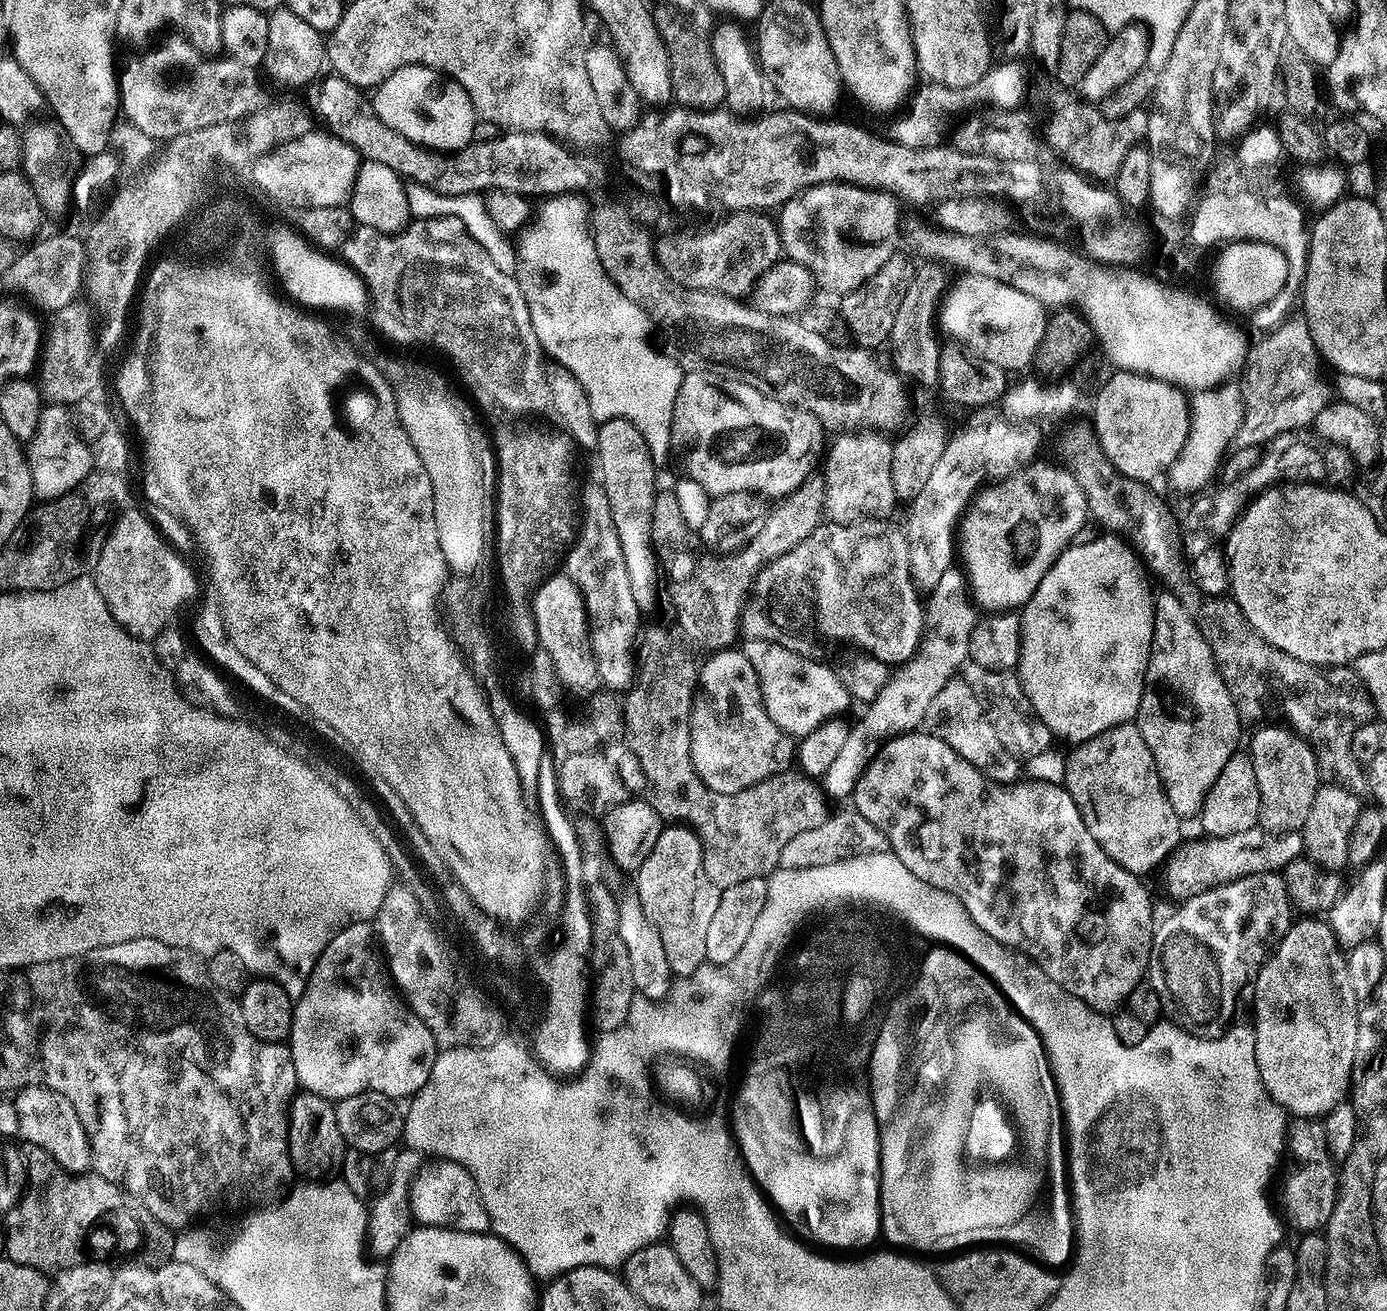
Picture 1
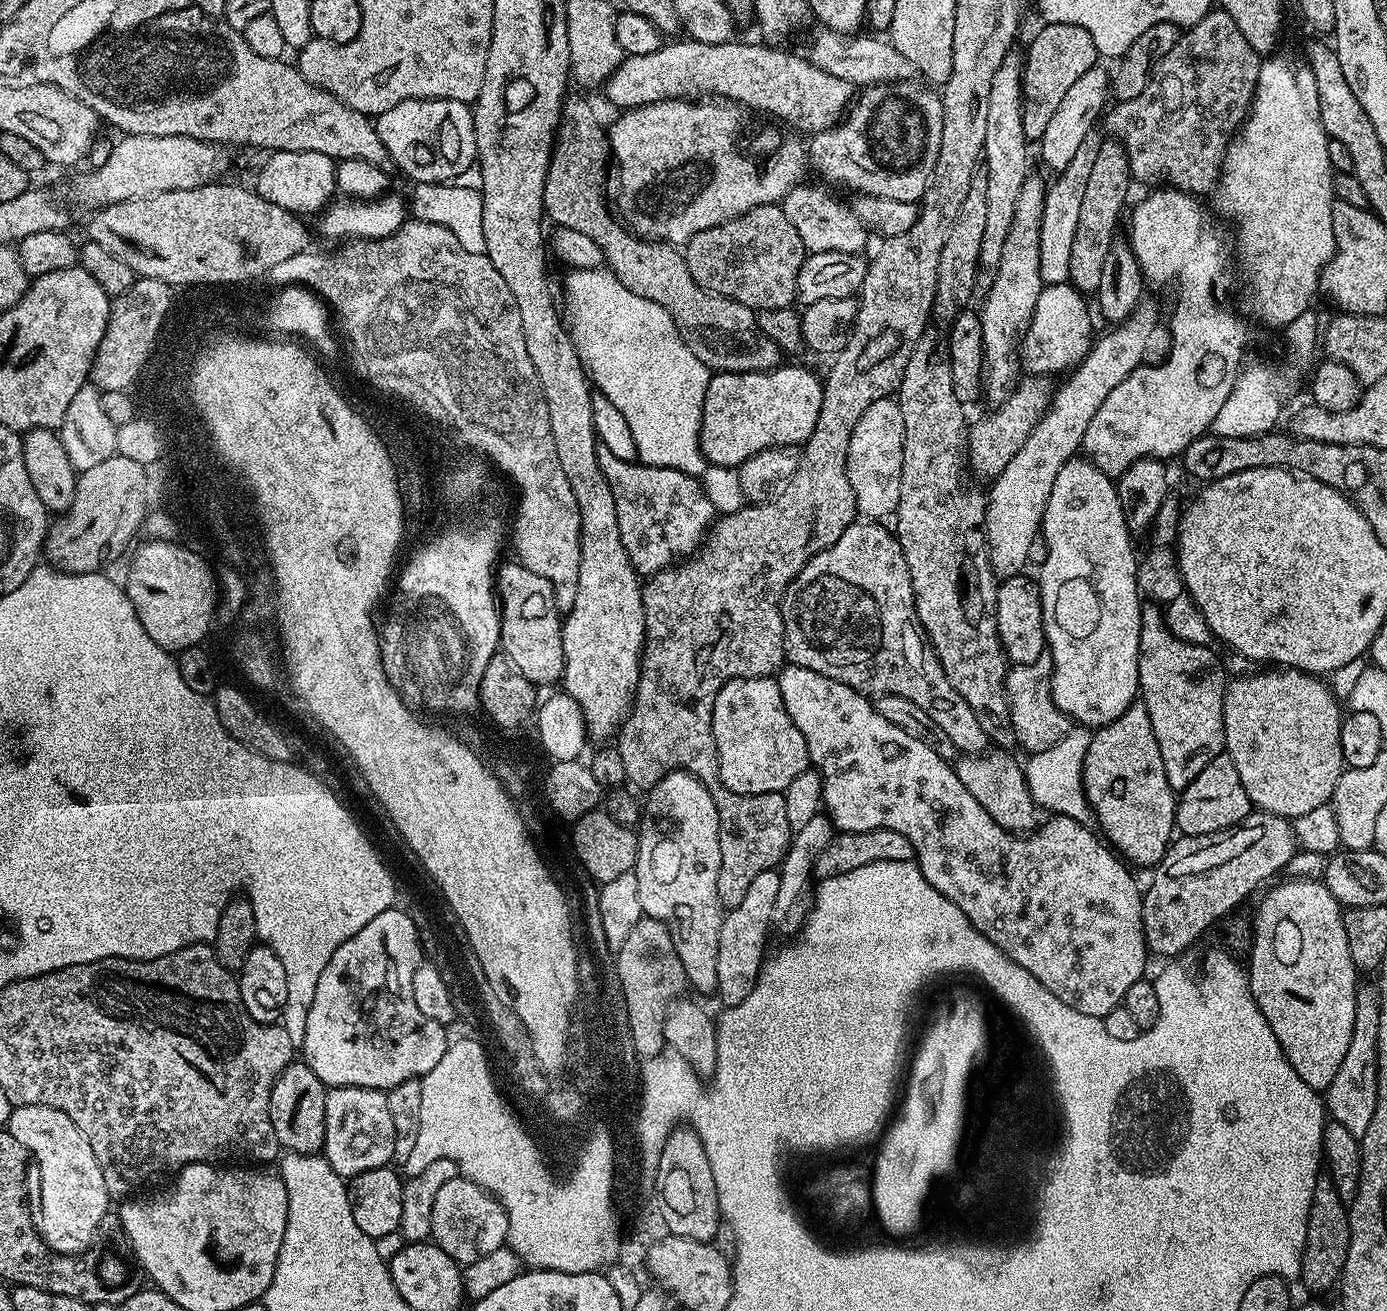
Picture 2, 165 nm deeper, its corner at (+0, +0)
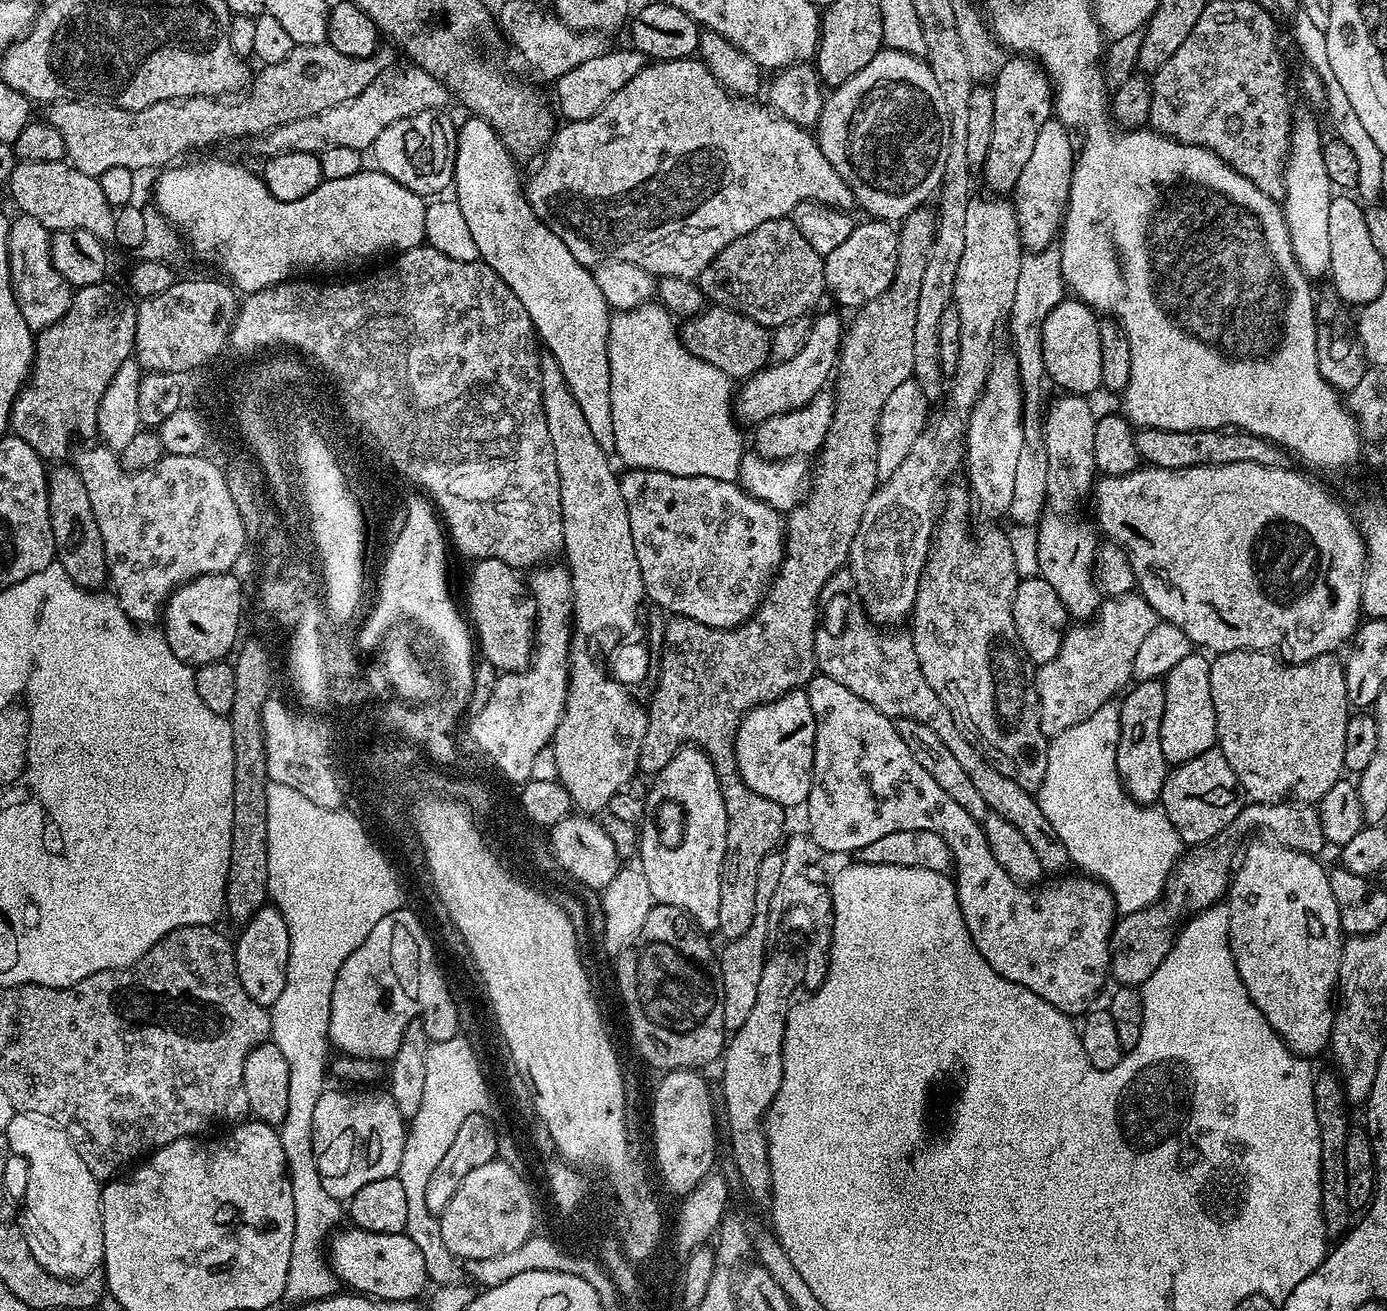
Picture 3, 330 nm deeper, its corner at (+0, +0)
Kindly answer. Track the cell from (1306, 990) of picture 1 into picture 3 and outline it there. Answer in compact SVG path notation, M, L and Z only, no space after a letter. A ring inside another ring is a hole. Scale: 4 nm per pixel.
M1275 842L1268 844L1252 844L1244 852L1244 857L1239 857L1238 867L1230 880L1230 887L1226 893L1226 907L1228 910L1228 941L1232 947L1232 957L1236 963L1238 974L1258 1010L1270 1022L1270 1026L1280 1035L1284 1045L1301 1058L1313 1058L1320 1051L1329 1047L1332 1038L1332 1018L1334 1015L1334 997L1338 992L1340 983L1340 963L1342 962L1342 950L1345 937L1340 931L1340 915L1338 914L1338 902L1334 902L1334 894L1330 890L1328 872L1319 863L1317 857L1307 856L1296 852L1293 848L1284 848Z

